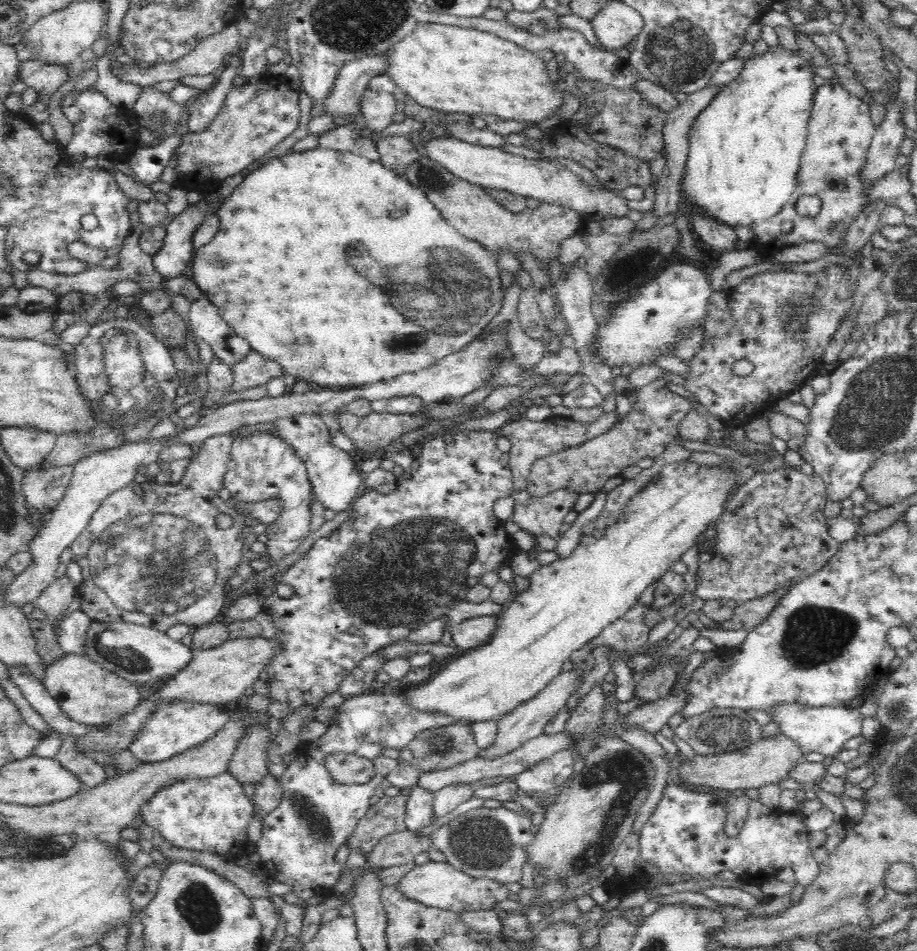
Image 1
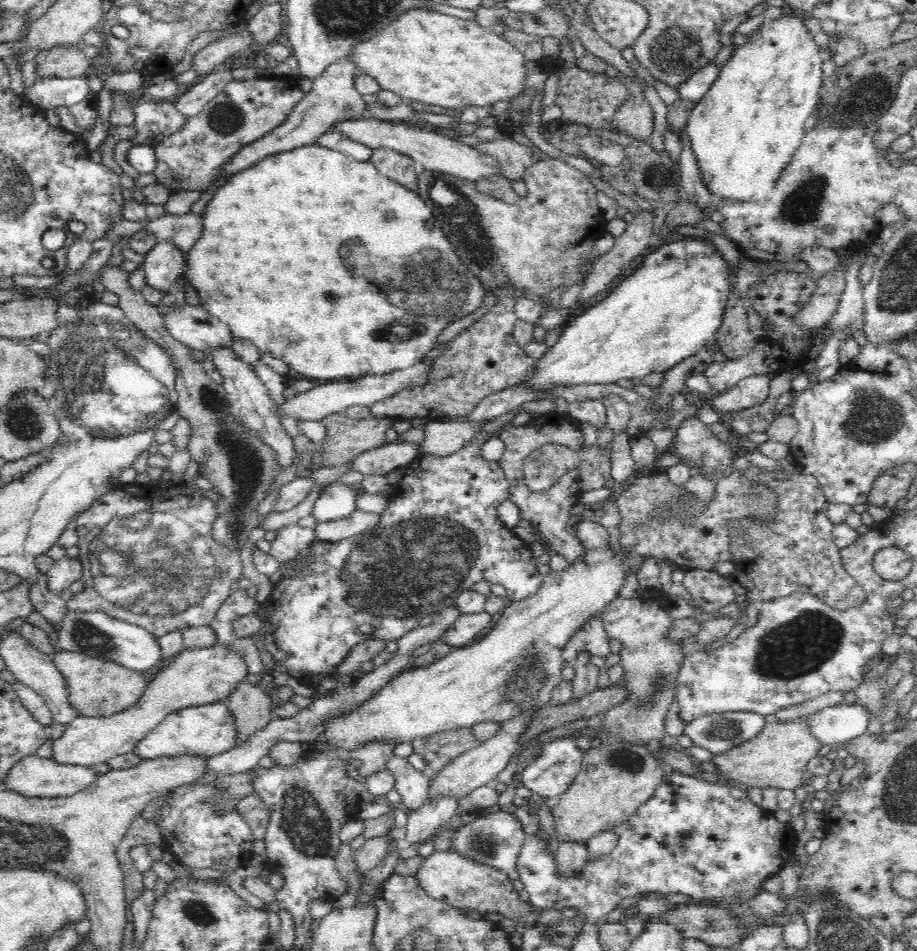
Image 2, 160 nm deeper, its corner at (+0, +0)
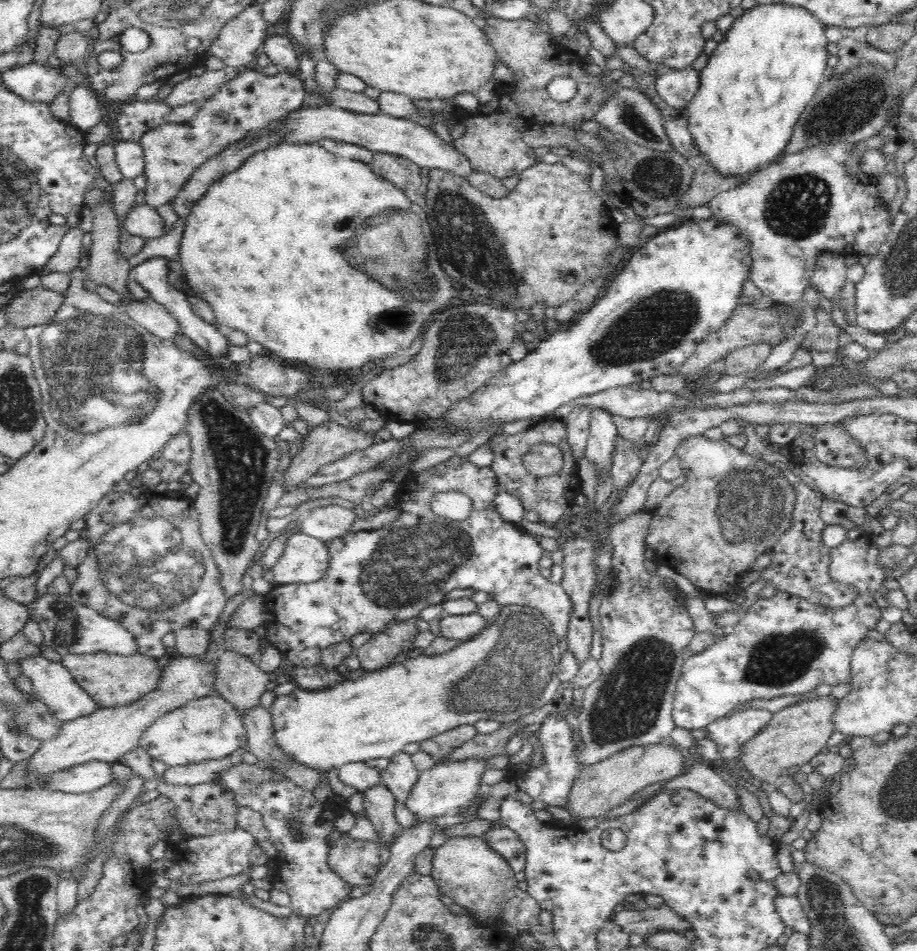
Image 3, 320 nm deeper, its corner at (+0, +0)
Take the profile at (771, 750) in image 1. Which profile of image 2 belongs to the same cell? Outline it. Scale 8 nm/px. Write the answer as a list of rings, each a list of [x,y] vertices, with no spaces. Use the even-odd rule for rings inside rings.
[[[804,716],[794,720],[774,720],[767,722],[764,729],[752,740],[744,742],[724,754],[714,755],[714,764],[720,768],[722,776],[742,782],[746,789],[779,788],[795,791],[805,786],[802,778],[812,758],[819,756],[822,744],[809,731],[809,724]]]

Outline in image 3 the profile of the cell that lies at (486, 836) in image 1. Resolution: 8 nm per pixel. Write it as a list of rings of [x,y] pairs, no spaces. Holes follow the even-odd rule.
[[[507,825],[492,828],[488,834],[489,846],[508,861],[509,867],[514,873],[525,871],[526,850],[525,844],[520,840],[517,832],[514,832]]]

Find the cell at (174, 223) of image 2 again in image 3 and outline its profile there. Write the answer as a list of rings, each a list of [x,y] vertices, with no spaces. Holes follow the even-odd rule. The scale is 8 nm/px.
[[[143,204],[134,205],[132,210],[119,222],[128,234],[154,239],[162,236],[162,219],[156,209]]]

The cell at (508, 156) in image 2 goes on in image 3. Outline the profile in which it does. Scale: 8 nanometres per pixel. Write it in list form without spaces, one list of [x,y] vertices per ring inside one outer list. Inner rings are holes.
[[[488,16],[481,27],[487,33],[495,52],[499,53],[500,61],[514,76],[514,81],[496,85],[492,98],[488,102],[479,103],[474,111],[460,106],[452,111],[454,122],[463,124],[465,128],[463,136],[454,140],[453,145],[468,157],[472,170],[502,179],[514,174],[521,175],[540,161],[534,149],[523,141],[526,131],[534,126],[548,124],[579,127],[606,103],[603,103],[602,98],[606,98],[606,89],[610,88],[610,83],[602,85],[596,81],[596,77],[588,75],[576,62],[578,56],[566,50],[564,45],[558,46],[558,41],[553,41],[550,34],[543,32],[532,17],[504,20]],[[560,76],[576,80],[576,94],[568,102],[552,100],[546,90],[550,80]]]

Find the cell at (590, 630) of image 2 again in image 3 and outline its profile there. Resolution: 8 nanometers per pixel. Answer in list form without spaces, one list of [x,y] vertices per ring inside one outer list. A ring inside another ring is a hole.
[[[453,456],[452,458],[436,465],[430,470],[424,471],[422,474],[411,474],[397,488],[397,496],[399,497],[398,510],[401,515],[391,525],[379,528],[377,530],[359,532],[350,532],[340,539],[330,540],[328,545],[330,564],[326,574],[316,582],[309,583],[290,583],[282,585],[274,585],[271,591],[268,591],[263,597],[264,608],[266,609],[267,618],[265,621],[265,635],[264,638],[270,641],[272,645],[279,648],[284,654],[285,661],[293,666],[314,666],[320,664],[319,654],[322,648],[328,648],[330,644],[338,644],[339,642],[349,641],[354,634],[362,634],[368,632],[380,632],[386,630],[392,622],[406,622],[412,616],[418,615],[420,610],[430,606],[430,604],[443,603],[443,596],[447,595],[452,589],[456,588],[472,588],[477,591],[484,591],[488,593],[488,598],[492,601],[502,605],[522,605],[525,607],[537,608],[549,621],[552,623],[552,630],[559,638],[567,636],[568,624],[571,622],[572,601],[568,593],[564,591],[561,583],[553,583],[547,578],[540,575],[538,569],[538,561],[542,558],[542,546],[535,536],[528,531],[525,531],[521,525],[514,522],[508,522],[501,517],[501,514],[496,510],[494,504],[494,496],[500,487],[500,482],[497,480],[496,475],[492,472],[490,467],[475,467],[472,463],[468,462],[467,458],[460,458]],[[448,490],[459,490],[467,494],[473,502],[473,509],[469,517],[465,521],[448,520],[447,518],[436,515],[431,509],[431,500],[434,494],[438,492],[448,492]]]

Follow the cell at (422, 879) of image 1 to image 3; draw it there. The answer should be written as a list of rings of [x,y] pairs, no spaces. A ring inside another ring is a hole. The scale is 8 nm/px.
[[[455,836],[450,837],[444,844],[435,850],[433,856],[432,879],[439,887],[444,896],[449,896],[453,902],[459,904],[467,912],[470,919],[486,924],[491,917],[500,916],[508,925],[508,930],[518,934],[529,931],[532,926],[538,924],[538,915],[542,912],[540,905],[527,893],[518,888],[518,880],[515,873],[509,867],[508,861],[498,855],[489,843],[486,843],[483,836]]]

